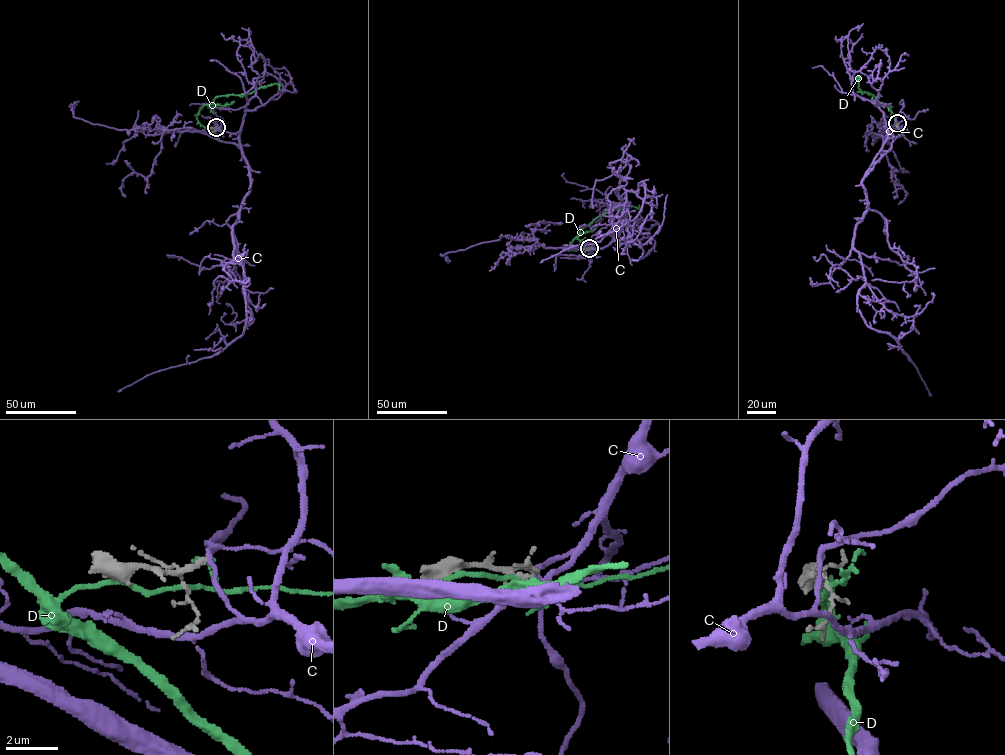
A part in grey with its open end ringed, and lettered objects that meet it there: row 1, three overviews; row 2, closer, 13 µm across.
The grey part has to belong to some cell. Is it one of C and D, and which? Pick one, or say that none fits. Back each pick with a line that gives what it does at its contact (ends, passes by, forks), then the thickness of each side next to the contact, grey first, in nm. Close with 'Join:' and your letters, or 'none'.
Join: none

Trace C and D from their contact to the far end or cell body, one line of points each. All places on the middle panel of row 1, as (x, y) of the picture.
C: (588, 248), (622, 219), (627, 201), (616, 191), (637, 193), (642, 181), (633, 219), (540, 262)
D: (588, 248), (568, 248), (579, 232), (598, 217), (615, 209), (639, 208), (639, 205)

